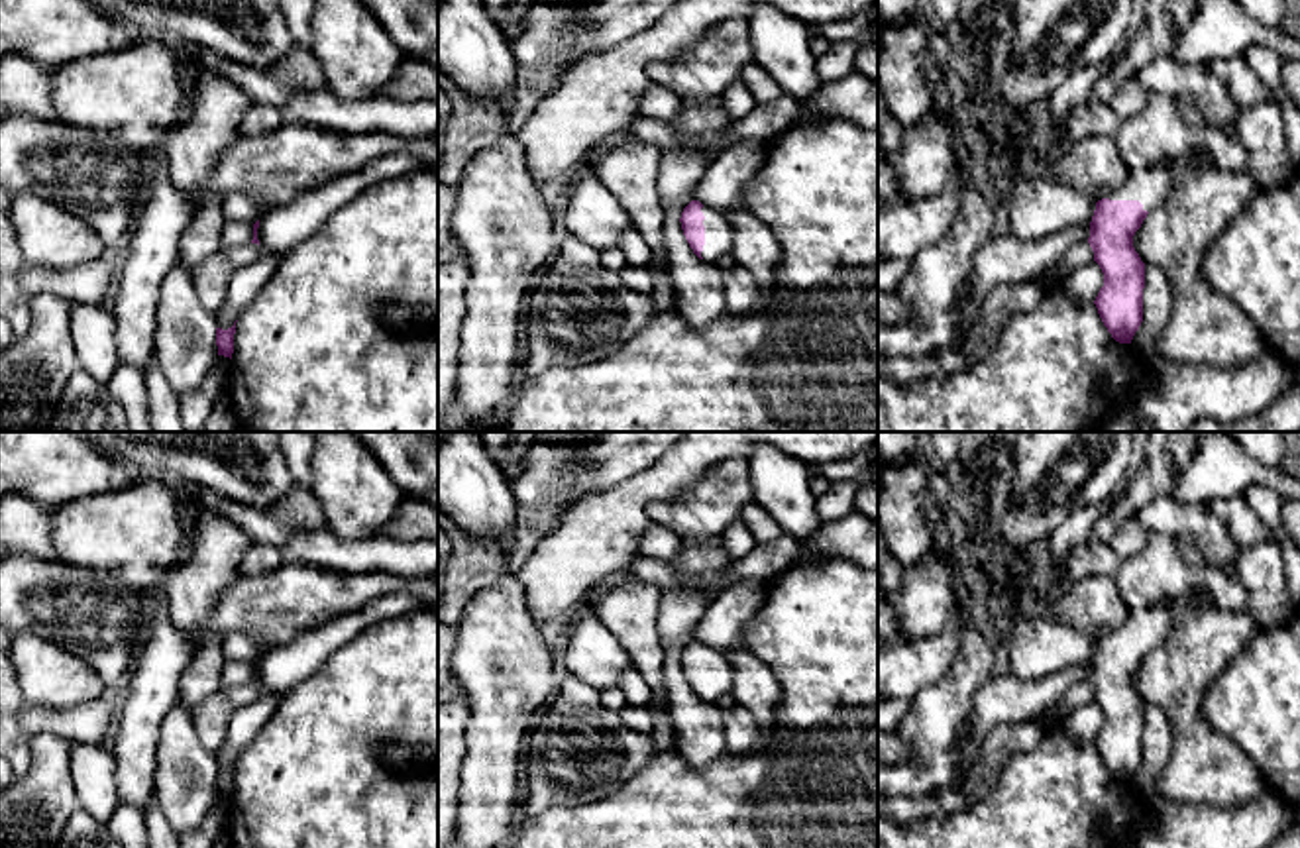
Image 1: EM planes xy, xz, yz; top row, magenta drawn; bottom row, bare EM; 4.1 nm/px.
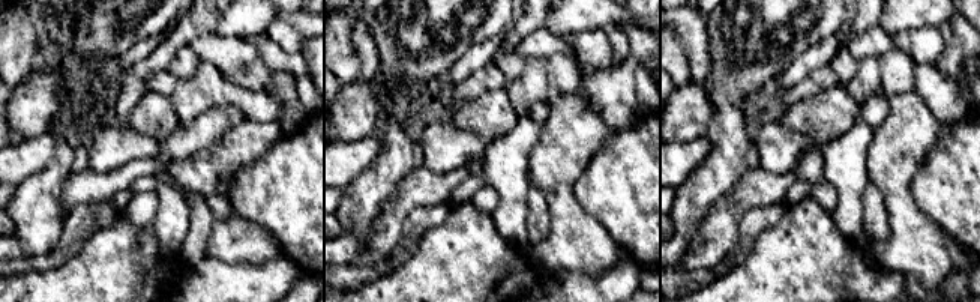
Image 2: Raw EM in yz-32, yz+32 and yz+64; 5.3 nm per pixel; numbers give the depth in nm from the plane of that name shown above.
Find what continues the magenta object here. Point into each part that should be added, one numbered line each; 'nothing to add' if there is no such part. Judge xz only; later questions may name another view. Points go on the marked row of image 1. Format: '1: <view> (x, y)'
1: xz (719, 234)

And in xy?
nothing to add

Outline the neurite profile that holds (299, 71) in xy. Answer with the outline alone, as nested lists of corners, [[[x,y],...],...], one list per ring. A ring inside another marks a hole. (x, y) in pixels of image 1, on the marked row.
[[[298,43],[271,69],[247,67],[204,47],[189,49],[189,59],[232,80],[253,104],[269,104],[279,112],[295,94],[328,88],[312,49]]]

